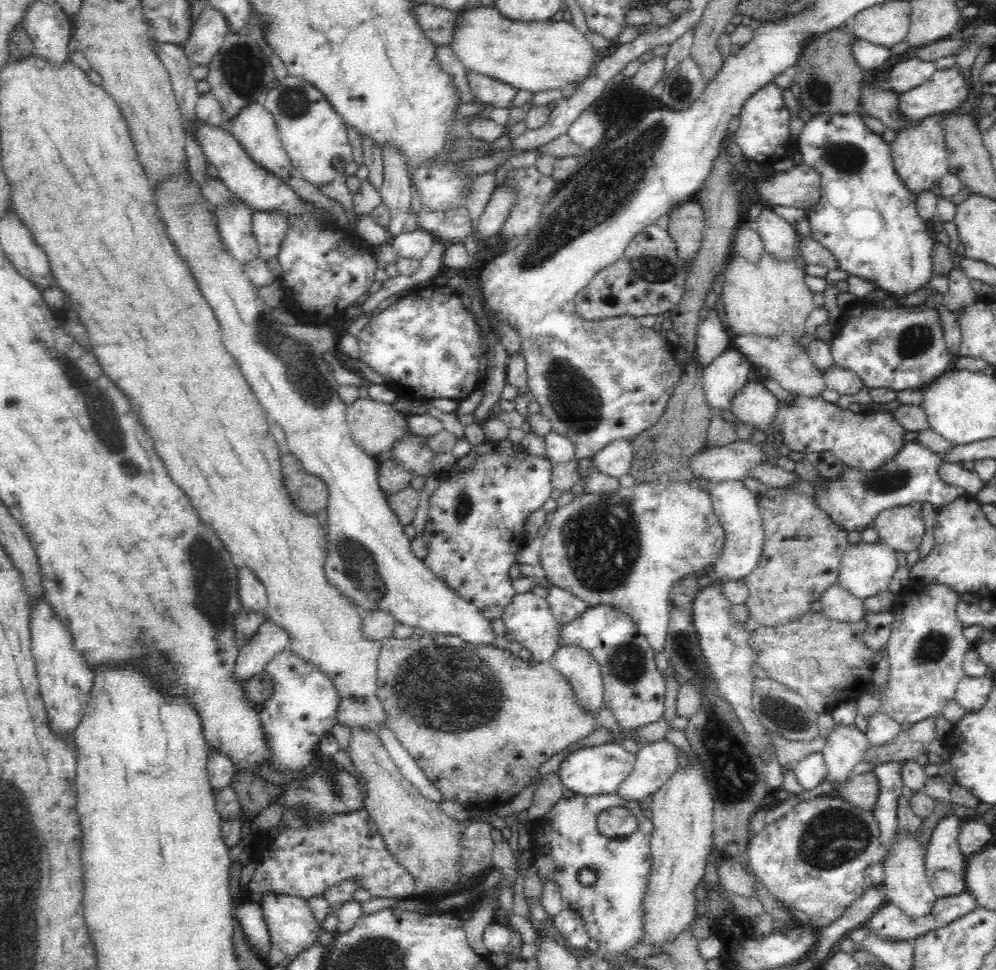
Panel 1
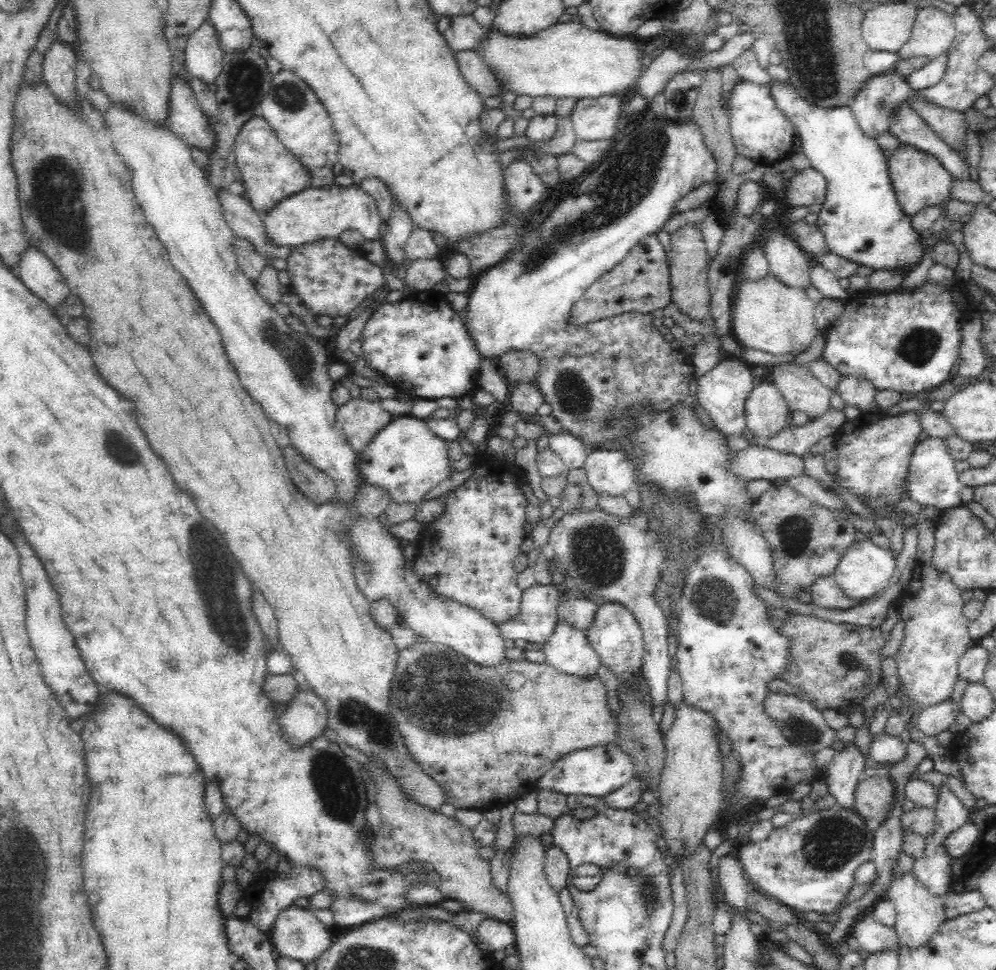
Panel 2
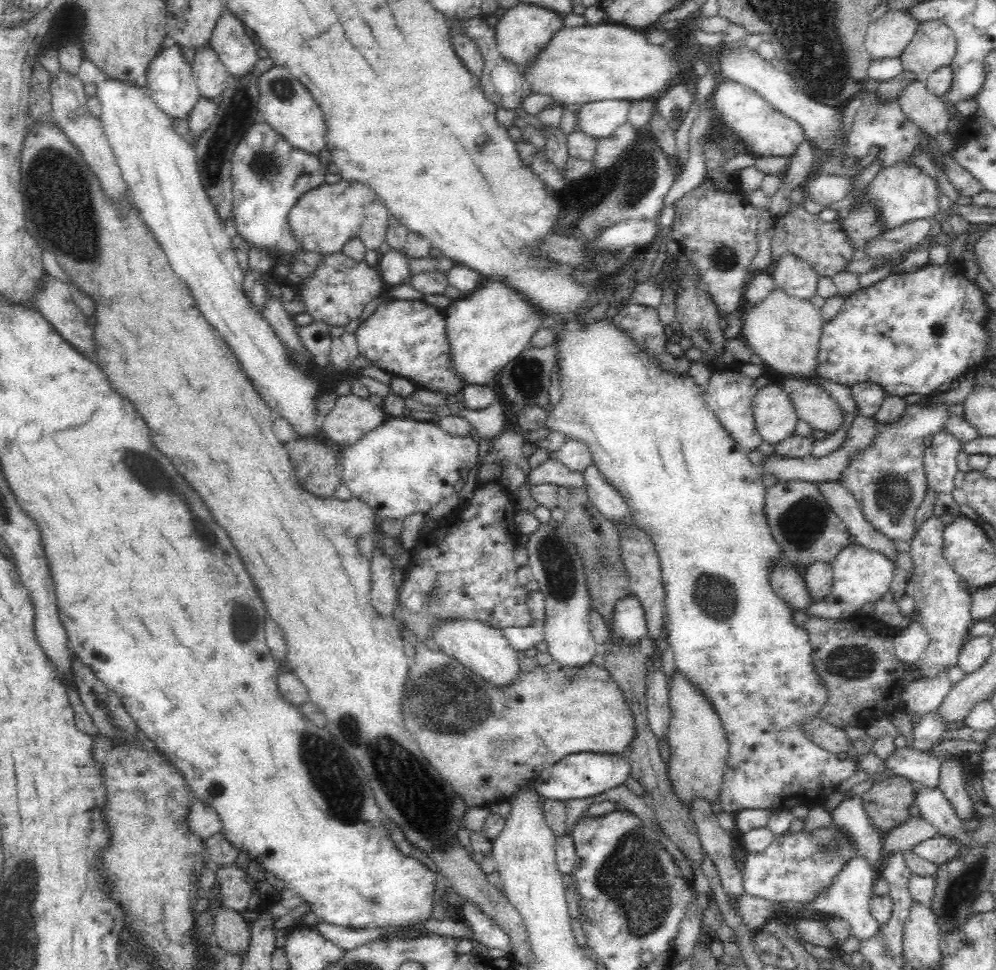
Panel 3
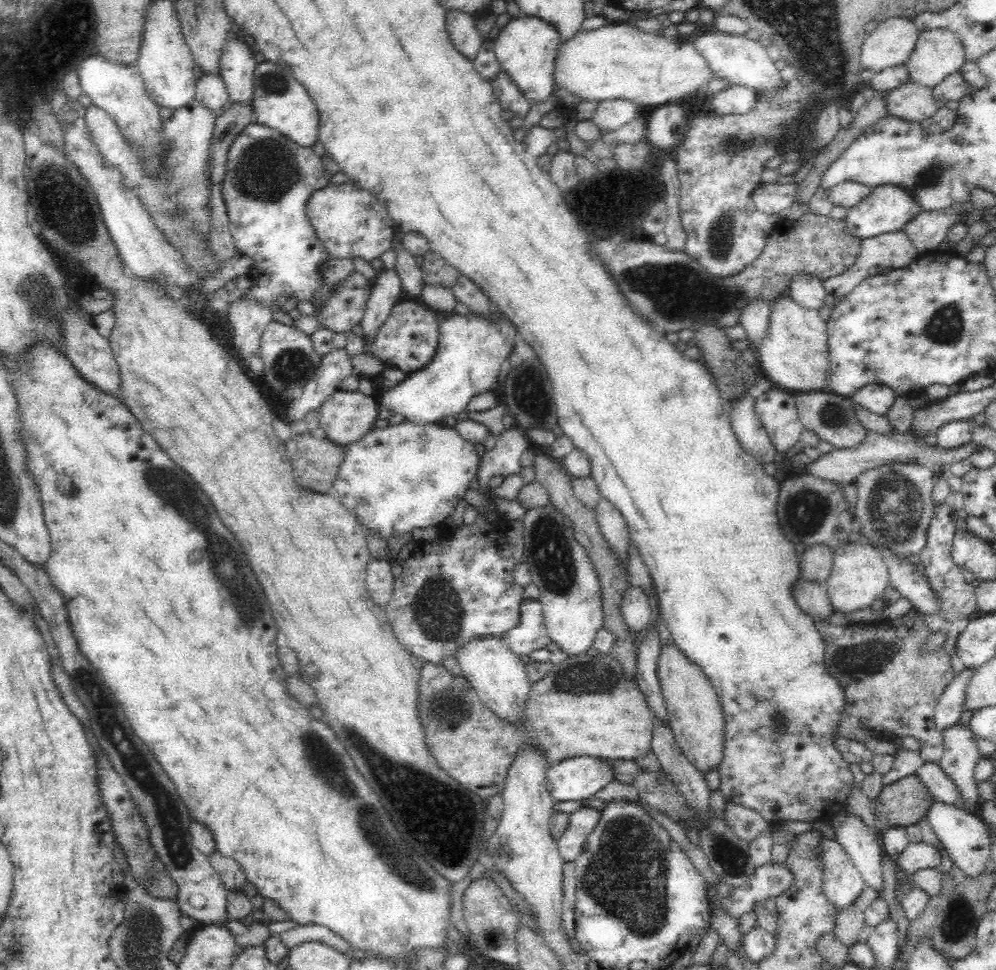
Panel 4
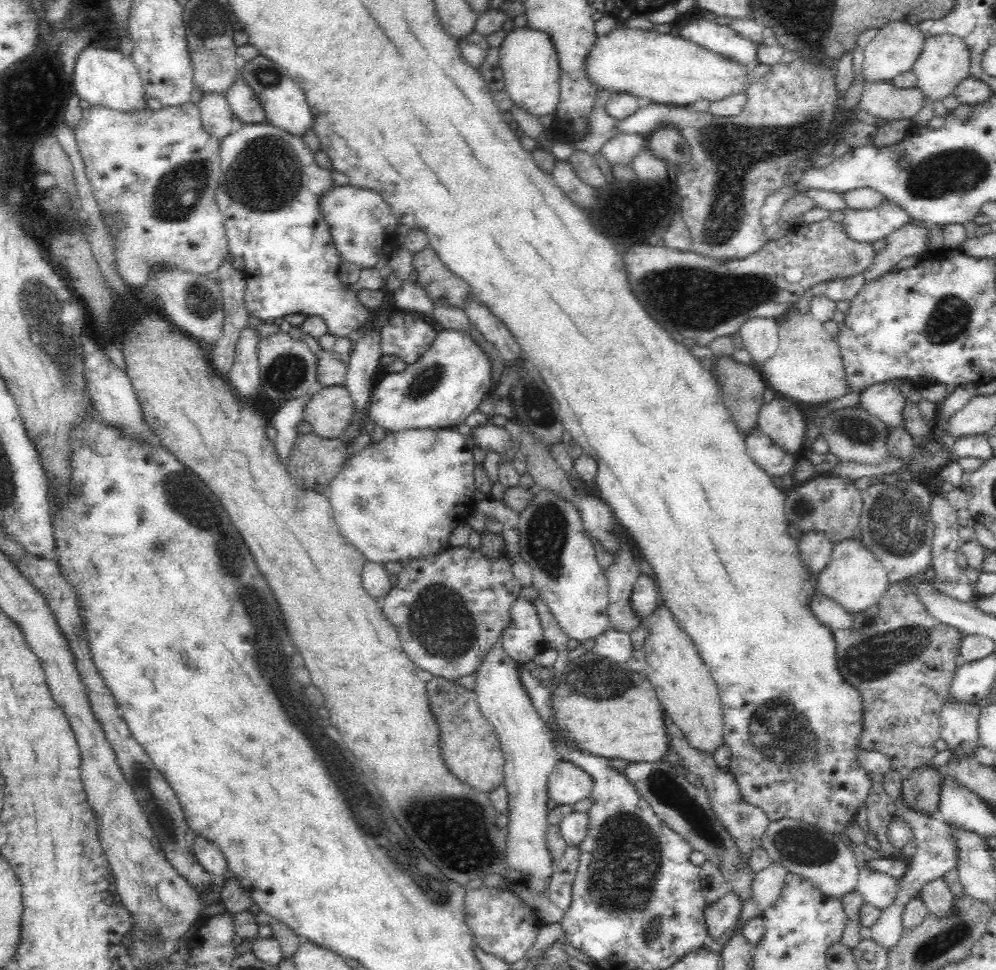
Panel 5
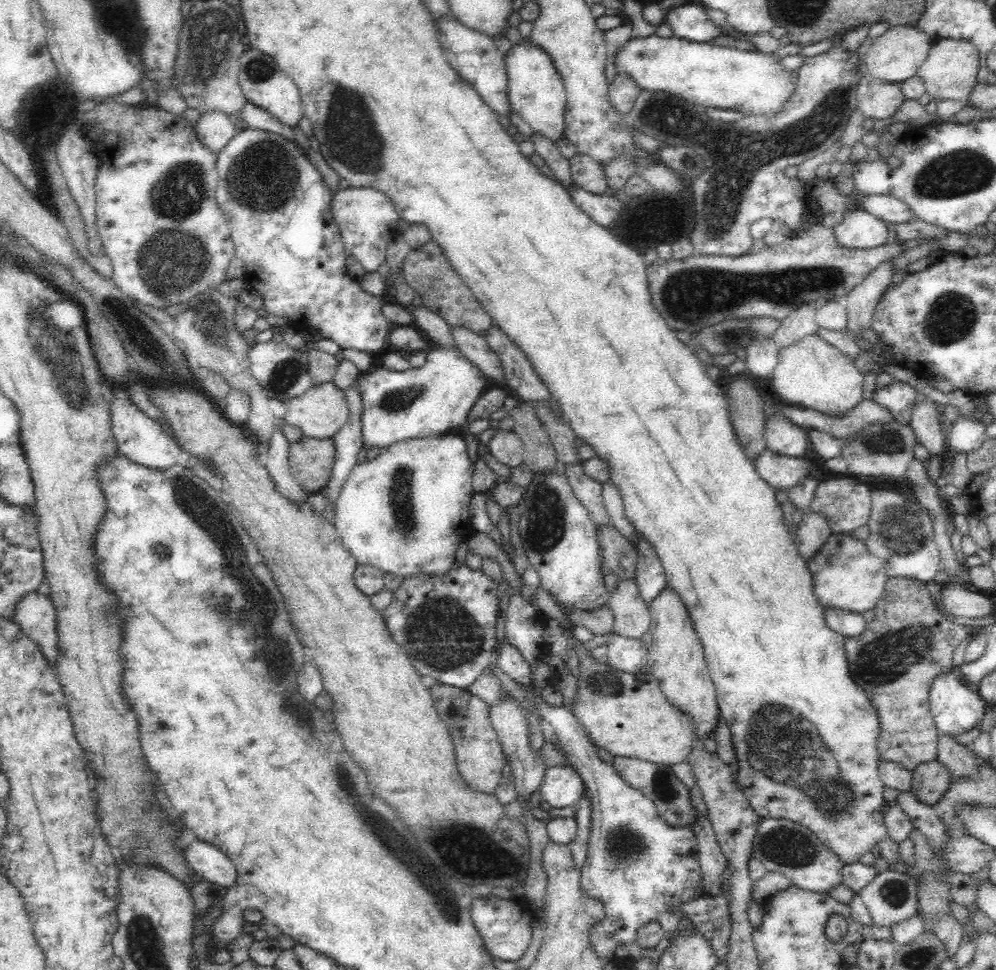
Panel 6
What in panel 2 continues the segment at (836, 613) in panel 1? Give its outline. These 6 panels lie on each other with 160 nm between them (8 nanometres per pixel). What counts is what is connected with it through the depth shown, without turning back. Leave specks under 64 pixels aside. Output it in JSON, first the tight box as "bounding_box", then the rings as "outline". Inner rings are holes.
{"bounding_box":[808,575,859,608],"outline":[[[834,575],[818,576],[808,588],[812,603],[824,608],[850,608],[859,604],[859,601],[850,599],[842,593],[836,584]]]}

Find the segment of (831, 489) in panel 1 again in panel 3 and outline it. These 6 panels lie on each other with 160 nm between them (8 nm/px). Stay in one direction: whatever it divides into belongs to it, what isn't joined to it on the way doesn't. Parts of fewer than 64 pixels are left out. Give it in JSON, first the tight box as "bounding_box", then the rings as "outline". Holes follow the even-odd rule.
{"bounding_box":[924,429,962,492],"outline":[[[945,429],[932,435],[932,444],[924,452],[924,468],[928,486],[936,492],[952,492],[958,472],[957,456],[962,444]]]}

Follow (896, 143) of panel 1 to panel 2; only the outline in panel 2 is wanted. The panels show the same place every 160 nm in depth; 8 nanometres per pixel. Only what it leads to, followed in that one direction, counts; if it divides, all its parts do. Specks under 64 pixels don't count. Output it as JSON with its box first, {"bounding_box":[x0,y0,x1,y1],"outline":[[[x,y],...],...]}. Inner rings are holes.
{"bounding_box":[887,144,953,217],"outline":[[[902,144],[890,156],[887,164],[892,190],[896,193],[896,201],[906,216],[911,217],[929,206],[939,206],[950,194],[953,183],[950,173],[940,165],[936,158],[912,147],[912,145]]]}

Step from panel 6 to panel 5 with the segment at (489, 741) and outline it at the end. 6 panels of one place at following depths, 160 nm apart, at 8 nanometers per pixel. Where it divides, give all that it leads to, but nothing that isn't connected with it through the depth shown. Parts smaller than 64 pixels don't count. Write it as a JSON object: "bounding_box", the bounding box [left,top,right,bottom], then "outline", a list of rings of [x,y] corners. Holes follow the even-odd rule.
{"bounding_box":[427,677,504,793],"outline":[[[434,677],[427,682],[427,695],[432,714],[440,729],[439,745],[442,758],[444,758],[446,766],[450,768],[450,772],[463,783],[469,784],[474,789],[484,793],[488,793],[502,785],[504,780],[504,757],[500,748],[500,741],[498,741],[498,735],[496,735],[494,727],[482,716],[475,691],[465,689],[456,681]]]}

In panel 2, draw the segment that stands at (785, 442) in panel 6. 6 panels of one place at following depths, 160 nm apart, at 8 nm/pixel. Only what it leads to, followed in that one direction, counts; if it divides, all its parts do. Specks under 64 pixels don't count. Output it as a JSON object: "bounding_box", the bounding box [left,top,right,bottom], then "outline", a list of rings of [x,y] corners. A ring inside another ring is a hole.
{"bounding_box":[746,383,789,438],"outline":[[[761,383],[746,400],[748,430],[758,438],[772,438],[789,426],[788,404],[775,384]]]}

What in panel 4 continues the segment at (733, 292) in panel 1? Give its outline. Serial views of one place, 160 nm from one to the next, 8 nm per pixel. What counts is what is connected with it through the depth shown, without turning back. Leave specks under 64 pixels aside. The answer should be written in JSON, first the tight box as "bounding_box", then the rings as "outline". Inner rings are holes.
{"bounding_box":[754,294,830,394],"outline":[[[788,294],[770,303],[769,329],[765,339],[754,350],[761,377],[773,386],[791,394],[828,391],[830,370],[827,322],[818,311],[800,306]]]}

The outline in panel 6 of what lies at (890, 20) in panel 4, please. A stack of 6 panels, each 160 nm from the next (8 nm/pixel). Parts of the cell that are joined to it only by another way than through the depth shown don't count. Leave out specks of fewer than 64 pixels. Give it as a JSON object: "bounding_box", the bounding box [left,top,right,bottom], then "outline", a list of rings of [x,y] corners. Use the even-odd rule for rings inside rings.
{"bounding_box":[864,26,933,83],"outline":[[[892,26],[884,34],[876,37],[870,45],[864,59],[865,72],[883,82],[901,83],[917,74],[933,43],[932,38],[915,27]]]}

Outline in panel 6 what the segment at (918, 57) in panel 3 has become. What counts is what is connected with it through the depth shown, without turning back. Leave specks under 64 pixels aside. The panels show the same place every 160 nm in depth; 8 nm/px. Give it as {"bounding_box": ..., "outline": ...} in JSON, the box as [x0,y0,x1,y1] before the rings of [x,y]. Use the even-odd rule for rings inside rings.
{"bounding_box":[917,38,979,108],"outline":[[[945,38],[934,41],[917,75],[924,81],[927,93],[933,96],[934,100],[956,100],[963,106],[974,108],[970,95],[977,83],[978,69],[979,50],[976,45],[967,40]]]}

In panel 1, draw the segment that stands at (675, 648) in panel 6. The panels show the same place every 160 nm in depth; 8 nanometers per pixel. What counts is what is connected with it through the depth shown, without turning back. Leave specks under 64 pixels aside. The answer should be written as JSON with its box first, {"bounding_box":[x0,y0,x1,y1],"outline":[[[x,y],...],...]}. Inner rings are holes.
{"bounding_box":[644,754,714,949],"outline":[[[693,754],[685,766],[677,763],[672,776],[656,790],[652,809],[652,876],[644,895],[644,932],[654,946],[664,949],[695,918],[694,893],[703,880],[706,858],[713,849],[714,801],[701,762]]]}

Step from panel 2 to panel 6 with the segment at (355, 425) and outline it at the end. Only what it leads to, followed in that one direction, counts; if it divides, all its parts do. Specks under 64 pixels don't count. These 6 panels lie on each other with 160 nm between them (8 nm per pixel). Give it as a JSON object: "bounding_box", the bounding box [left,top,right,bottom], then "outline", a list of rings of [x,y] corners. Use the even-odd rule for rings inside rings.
{"bounding_box":[280,381,350,439],"outline":[[[332,381],[320,385],[315,384],[301,396],[296,396],[283,403],[286,412],[280,421],[284,421],[286,425],[296,426],[302,432],[303,437],[312,439],[333,439],[340,428],[346,425],[350,416],[350,408],[345,395]]]}

